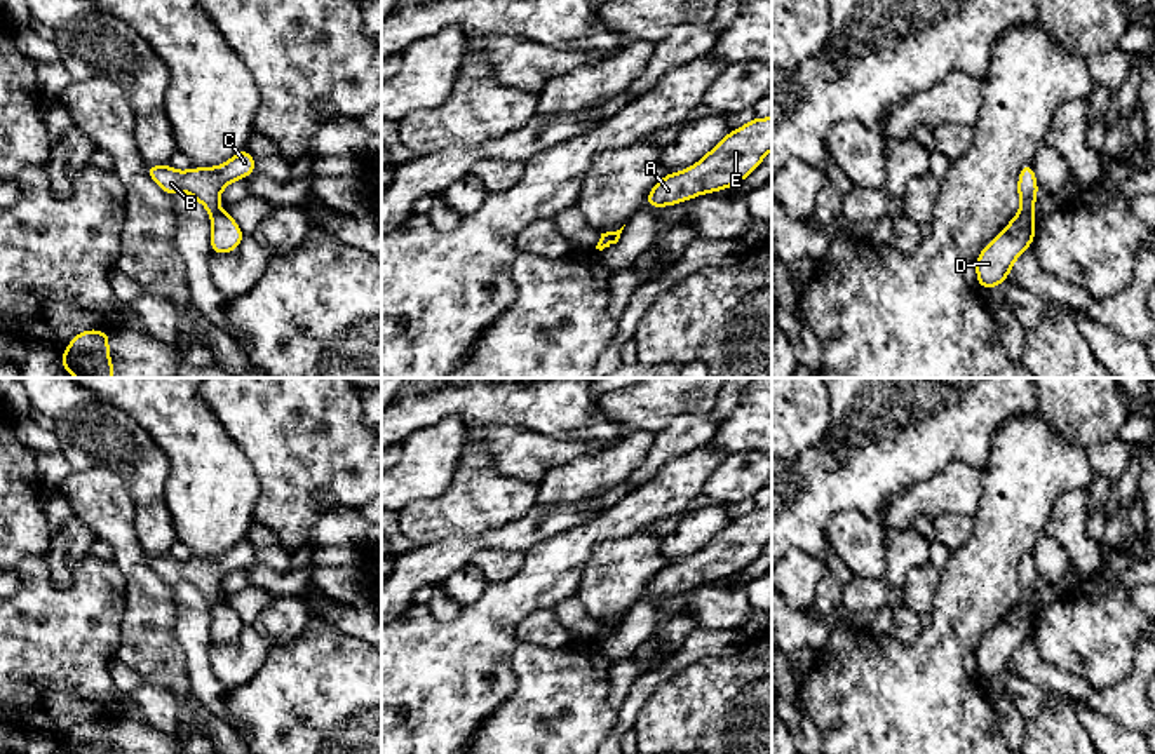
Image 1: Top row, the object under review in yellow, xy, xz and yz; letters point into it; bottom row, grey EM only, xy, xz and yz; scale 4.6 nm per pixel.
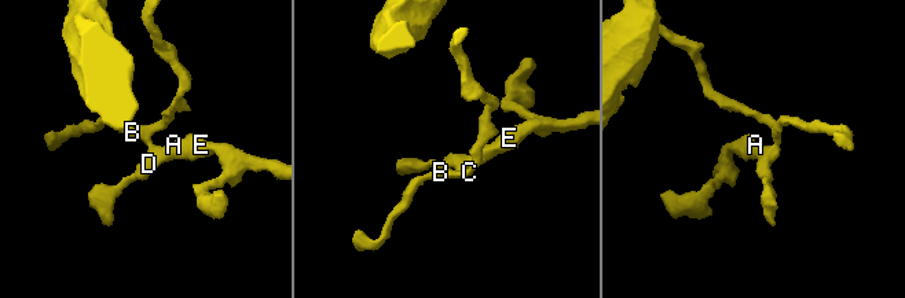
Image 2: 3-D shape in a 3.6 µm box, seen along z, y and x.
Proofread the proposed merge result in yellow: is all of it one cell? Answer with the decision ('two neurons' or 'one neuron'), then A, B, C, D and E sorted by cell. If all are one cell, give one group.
two neurons; A D E / B C

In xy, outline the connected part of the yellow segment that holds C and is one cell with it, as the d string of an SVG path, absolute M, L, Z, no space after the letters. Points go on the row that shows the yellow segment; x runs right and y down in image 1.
M247 148L240 150L223 165L209 169L192 167L185 172L165 165L145 165L146 174L171 197L178 192L188 192L213 216L221 211L218 205L223 188L237 179L244 179L256 171L254 158Z

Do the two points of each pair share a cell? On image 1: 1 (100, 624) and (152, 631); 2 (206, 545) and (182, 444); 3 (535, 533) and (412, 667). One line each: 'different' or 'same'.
1: different
2: same
3: different

